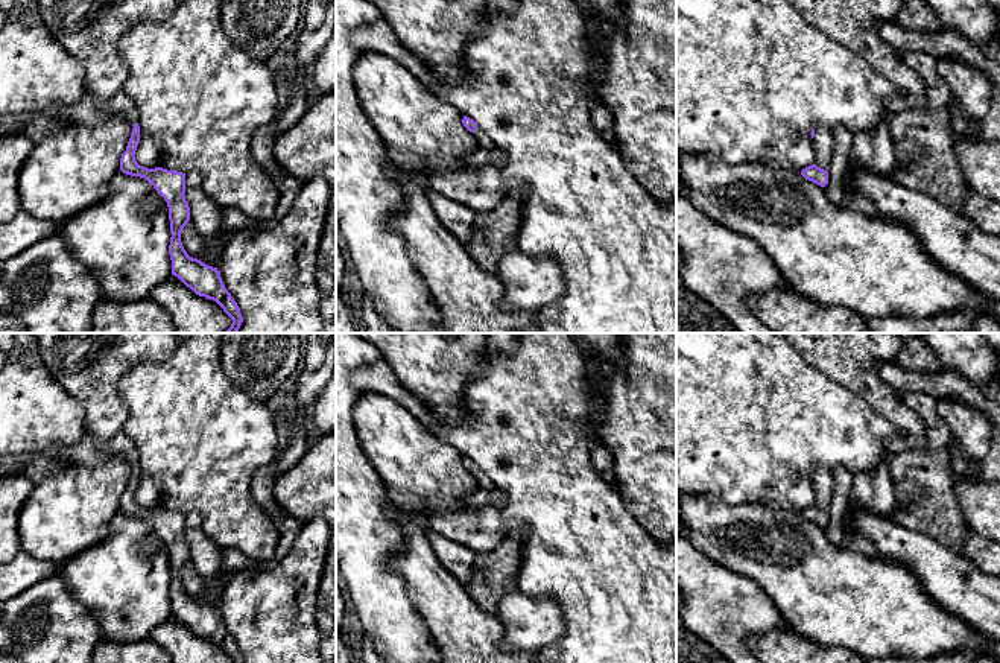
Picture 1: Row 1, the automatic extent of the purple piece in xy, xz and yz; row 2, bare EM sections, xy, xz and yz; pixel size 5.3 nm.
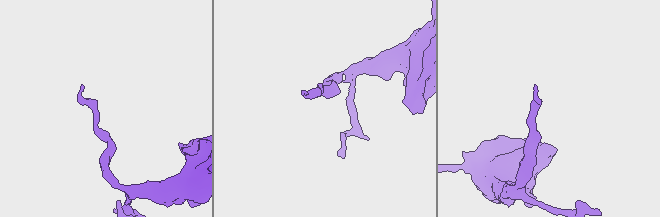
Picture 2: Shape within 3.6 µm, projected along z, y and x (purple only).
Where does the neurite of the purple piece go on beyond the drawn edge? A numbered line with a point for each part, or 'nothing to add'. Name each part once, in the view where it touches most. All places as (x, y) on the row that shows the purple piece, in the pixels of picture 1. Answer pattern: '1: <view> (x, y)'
1: yz (822, 140)

